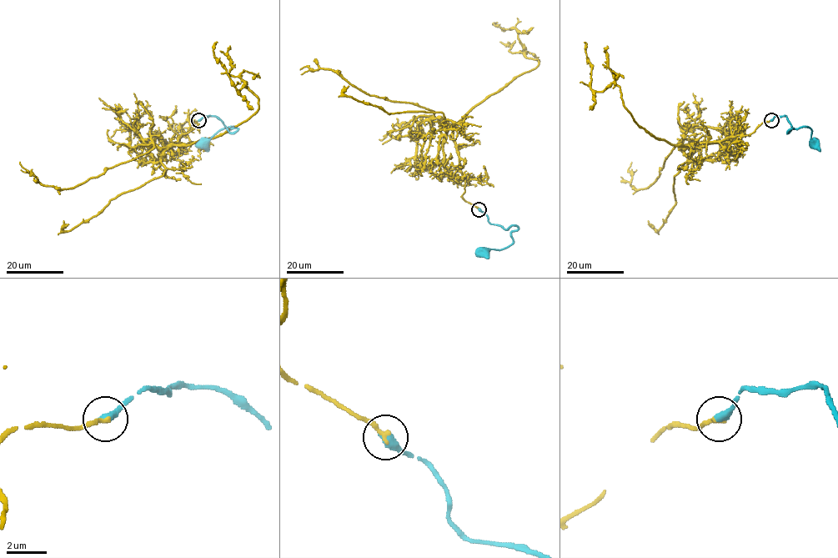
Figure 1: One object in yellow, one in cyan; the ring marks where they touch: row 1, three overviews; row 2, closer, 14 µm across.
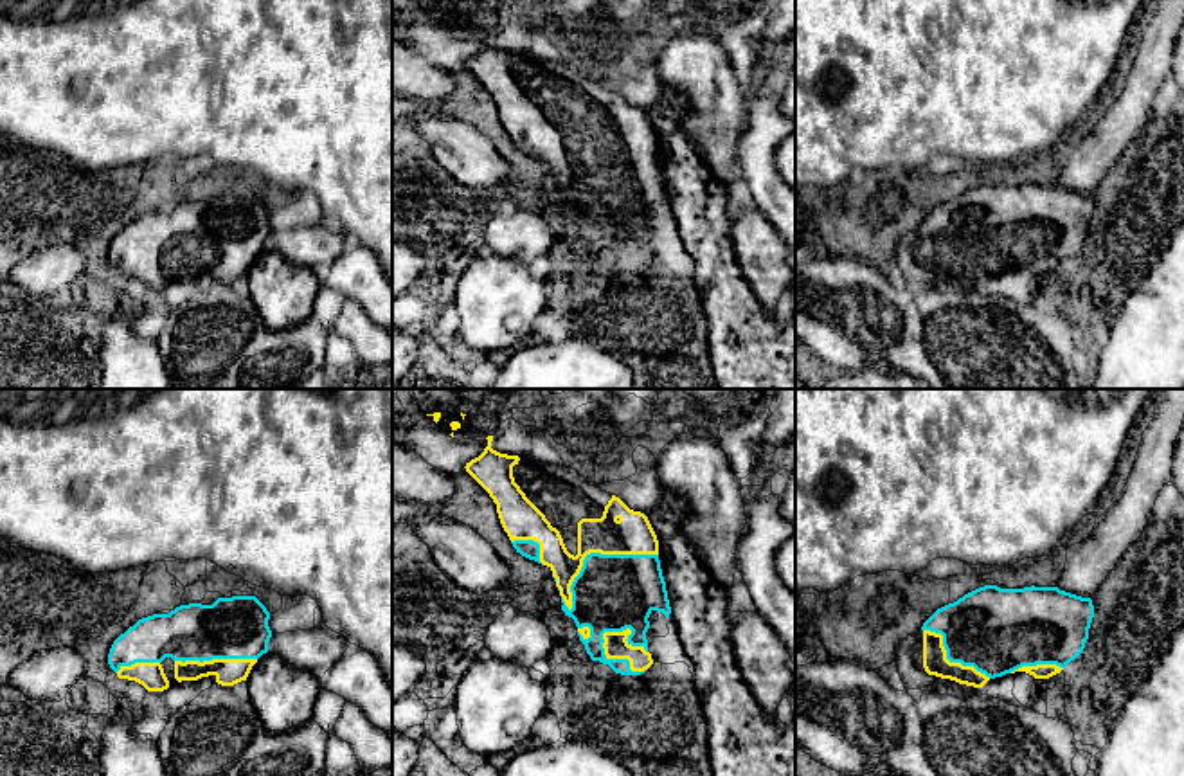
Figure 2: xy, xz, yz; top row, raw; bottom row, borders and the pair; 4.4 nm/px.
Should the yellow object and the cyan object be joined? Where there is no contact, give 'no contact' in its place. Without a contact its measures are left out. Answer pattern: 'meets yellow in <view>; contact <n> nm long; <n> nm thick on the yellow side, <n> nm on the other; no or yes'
meets yellow in xz; contact 480 nm long; 180 nm thick on the yellow side, 340 nm on the other; yes

